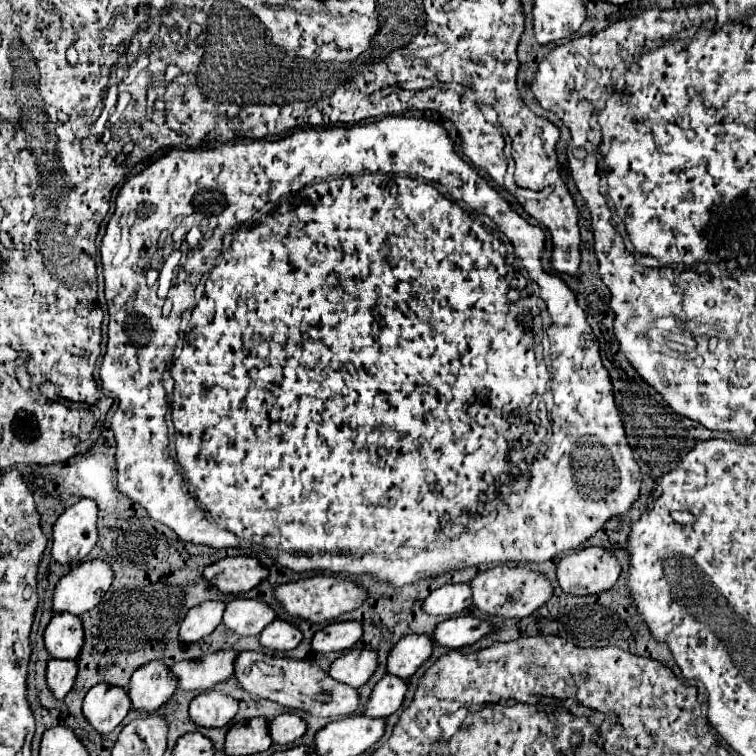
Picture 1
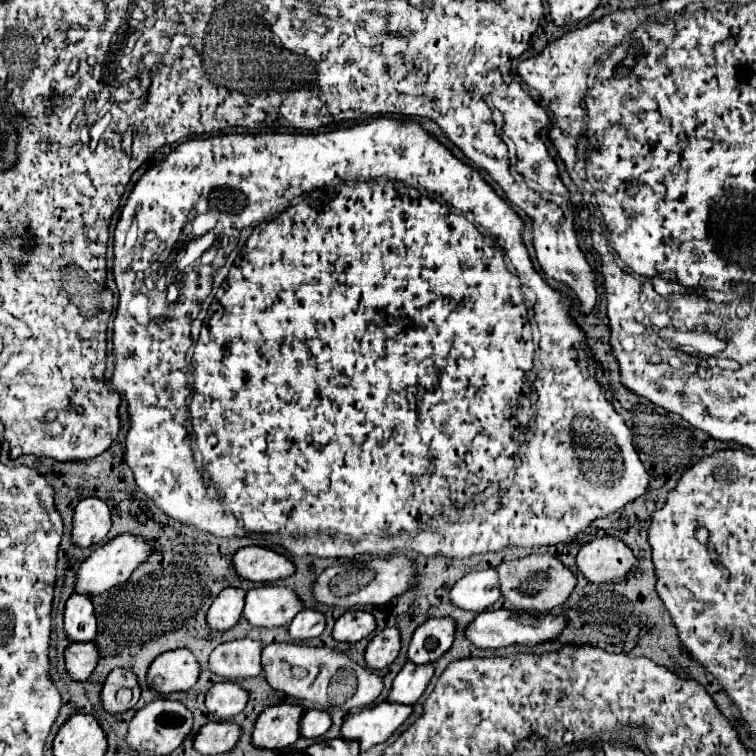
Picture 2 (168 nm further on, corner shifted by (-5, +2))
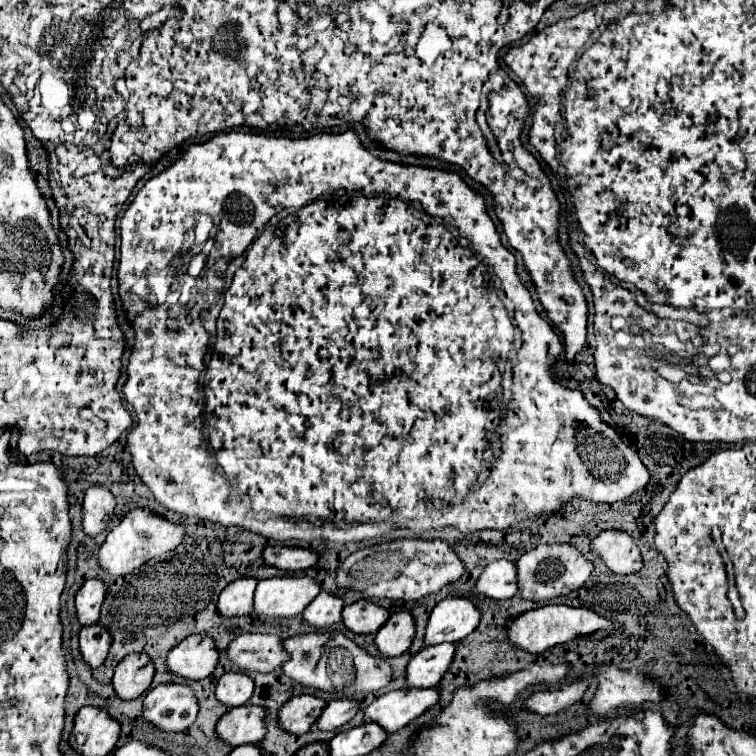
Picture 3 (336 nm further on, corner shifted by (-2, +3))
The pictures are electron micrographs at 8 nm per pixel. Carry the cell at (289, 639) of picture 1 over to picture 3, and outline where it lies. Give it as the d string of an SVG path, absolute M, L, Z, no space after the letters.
M321 592L305 610L303 610L303 622L311 628L325 628L335 622L341 622L341 610L343 600L335 598L331 594Z

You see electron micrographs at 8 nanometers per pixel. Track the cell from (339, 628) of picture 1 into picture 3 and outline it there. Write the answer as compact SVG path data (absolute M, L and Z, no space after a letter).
M359 600L343 608L343 624L355 634L373 634L387 622L387 618L389 612L385 608L367 600Z

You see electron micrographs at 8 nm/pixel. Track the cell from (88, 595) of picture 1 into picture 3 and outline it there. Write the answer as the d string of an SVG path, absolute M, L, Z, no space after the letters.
M133 508L131 512L127 512L127 516L121 520L121 524L115 526L107 534L105 542L101 544L99 566L111 576L131 574L133 570L143 566L153 556L159 556L159 554L165 554L165 552L177 548L181 538L183 538L183 530L179 526L175 526L173 522L165 520L163 516L153 514L147 508Z

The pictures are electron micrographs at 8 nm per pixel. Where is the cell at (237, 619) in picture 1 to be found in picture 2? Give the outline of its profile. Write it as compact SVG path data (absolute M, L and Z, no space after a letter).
M282 585L254 587L246 595L244 617L256 627L288 625L302 611L302 599Z

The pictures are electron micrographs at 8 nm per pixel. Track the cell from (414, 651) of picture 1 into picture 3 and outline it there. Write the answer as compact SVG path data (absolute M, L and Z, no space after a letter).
M465 598L441 600L427 622L425 646L435 646L443 642L459 642L469 636L479 624L479 610Z

